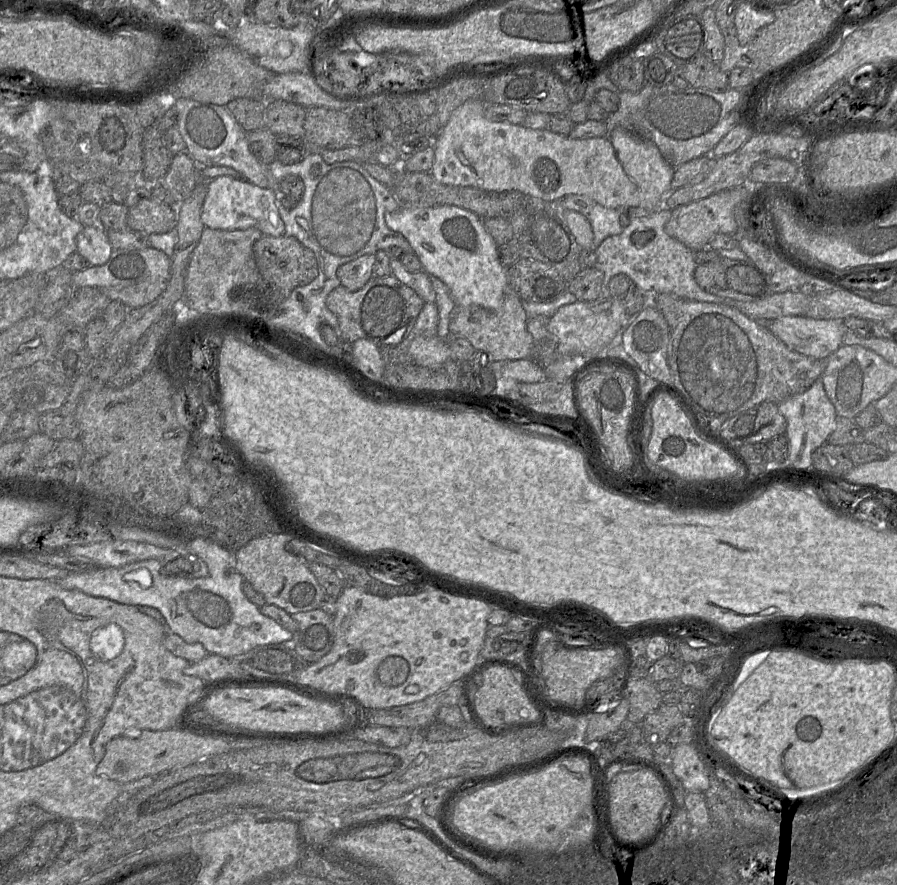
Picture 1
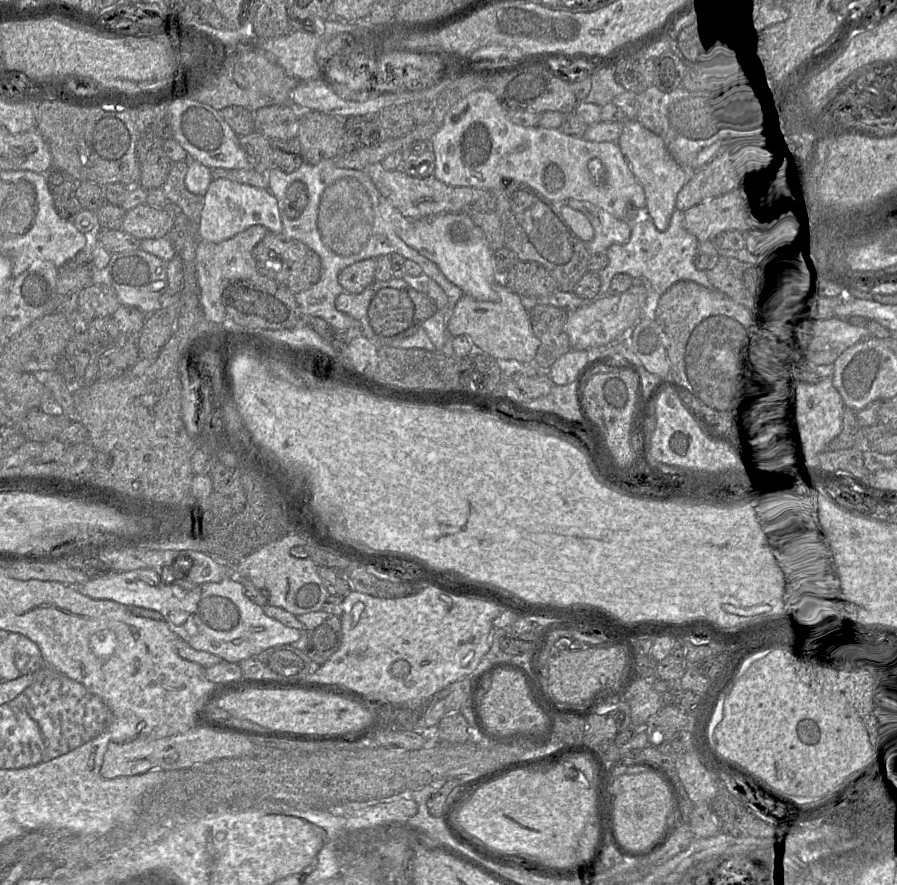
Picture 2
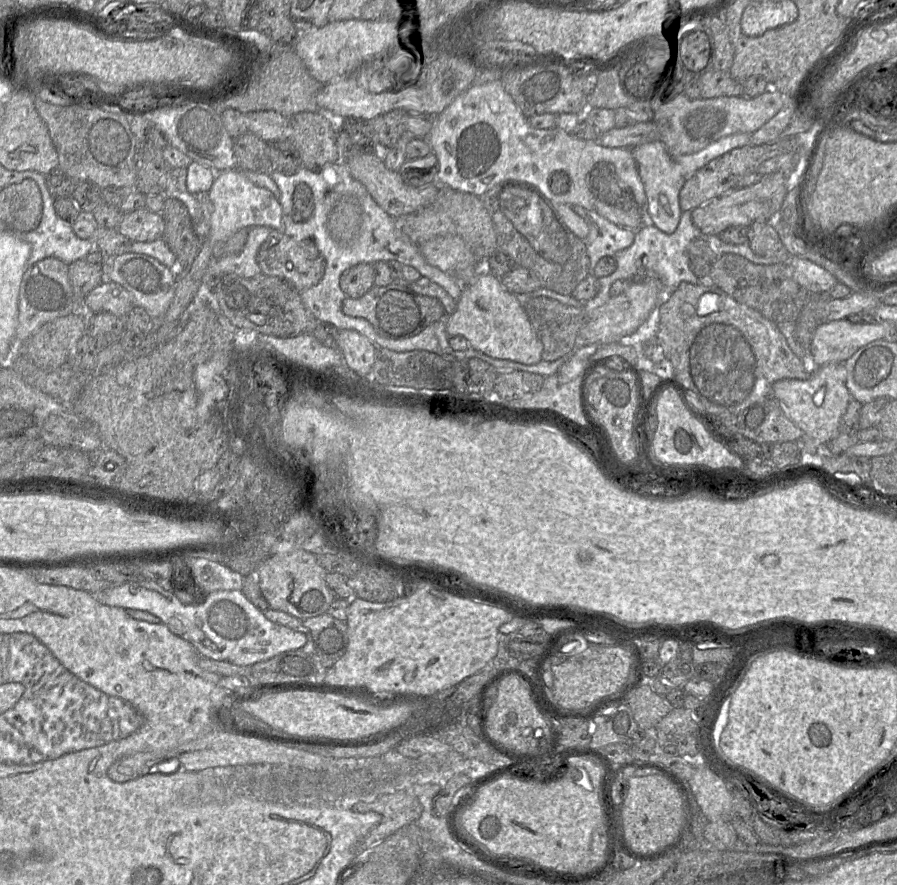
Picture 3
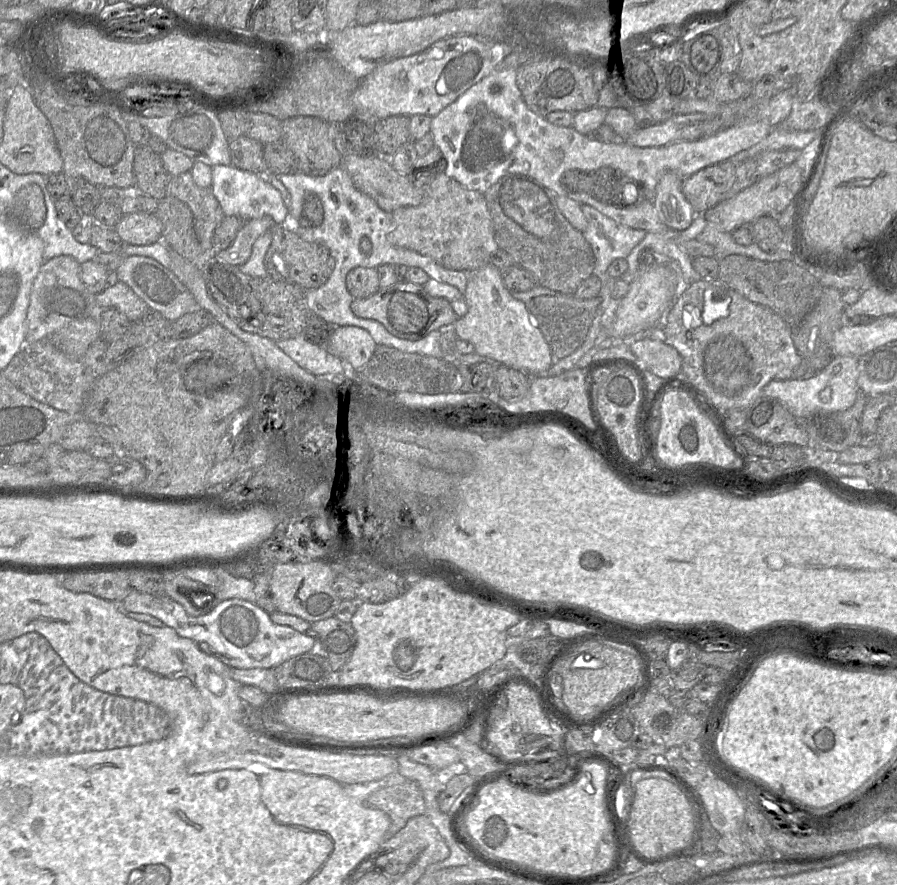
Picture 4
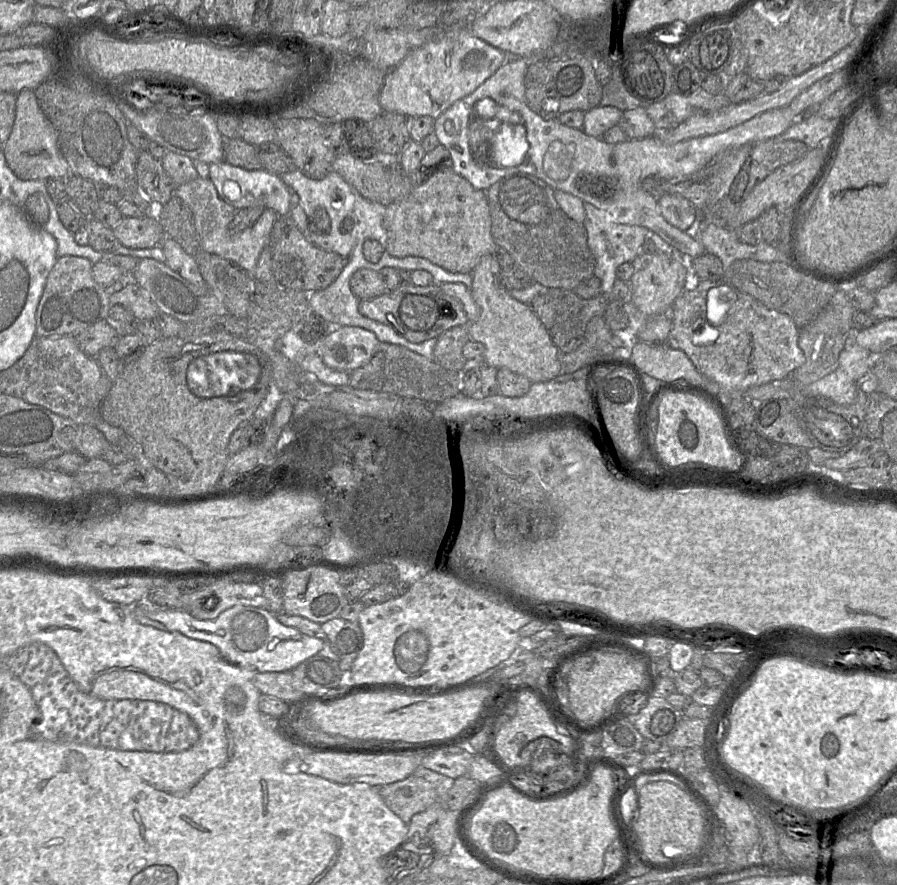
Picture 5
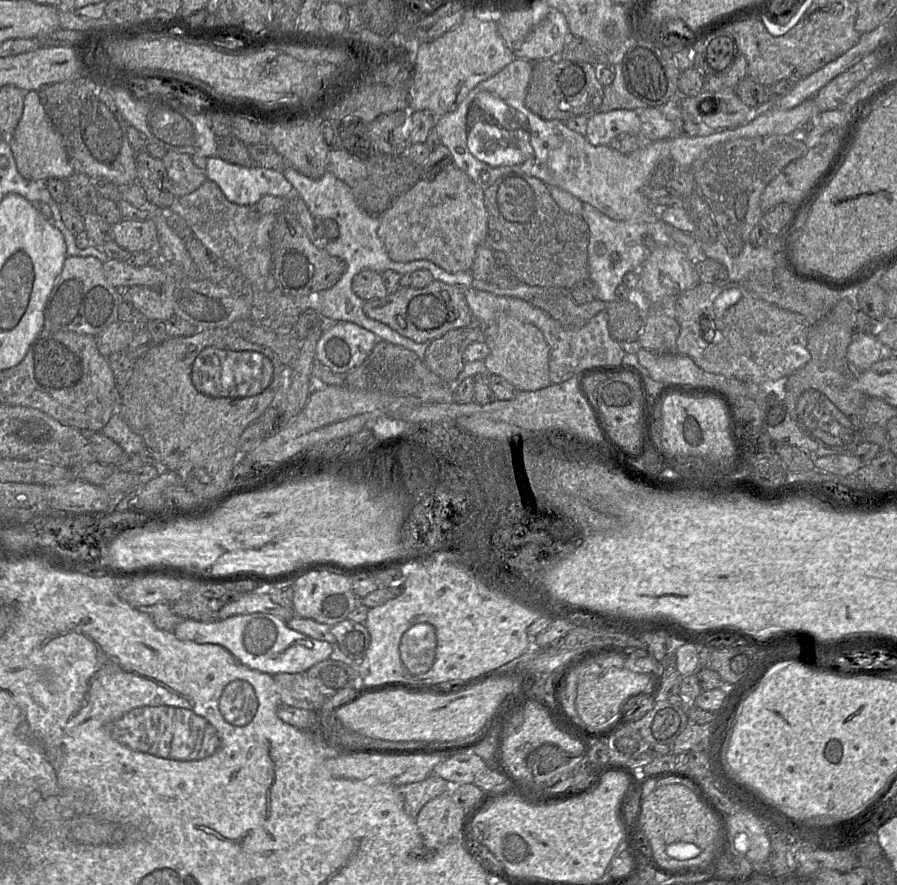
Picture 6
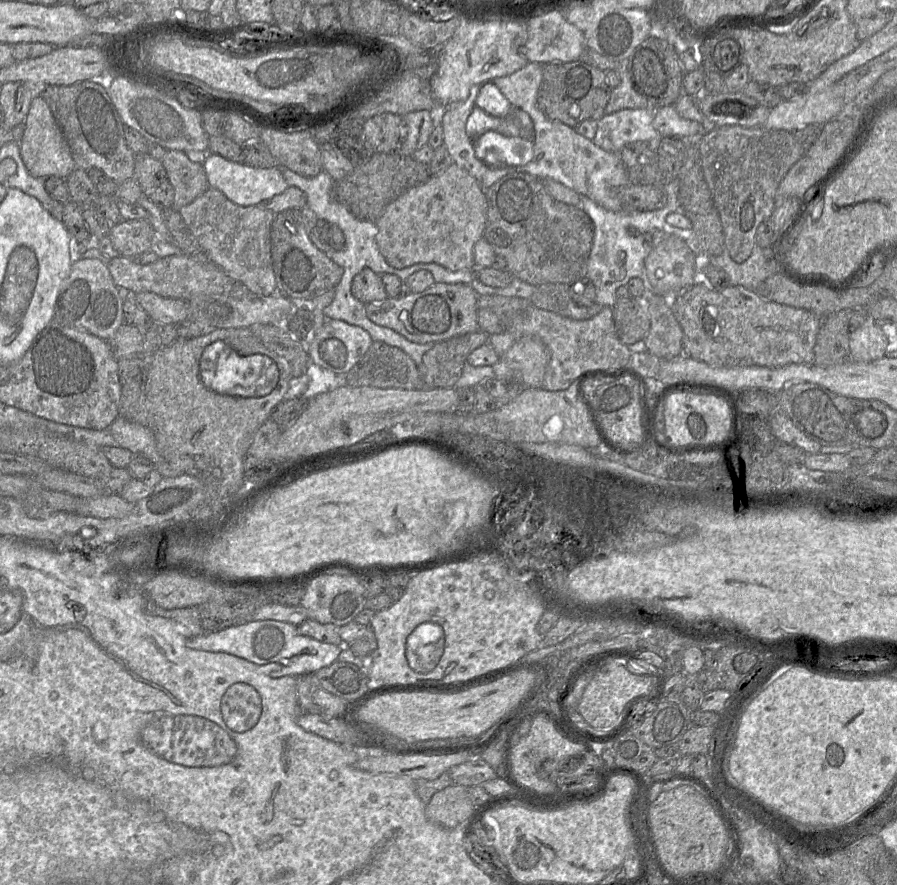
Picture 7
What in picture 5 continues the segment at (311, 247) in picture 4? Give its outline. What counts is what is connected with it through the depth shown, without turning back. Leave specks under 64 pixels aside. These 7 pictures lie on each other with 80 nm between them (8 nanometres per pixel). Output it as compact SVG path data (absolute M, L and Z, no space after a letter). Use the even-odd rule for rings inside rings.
M290 214L277 216L270 234L271 270L273 280L280 286L305 293L322 290L332 284L346 265L341 255L311 243L298 228Z

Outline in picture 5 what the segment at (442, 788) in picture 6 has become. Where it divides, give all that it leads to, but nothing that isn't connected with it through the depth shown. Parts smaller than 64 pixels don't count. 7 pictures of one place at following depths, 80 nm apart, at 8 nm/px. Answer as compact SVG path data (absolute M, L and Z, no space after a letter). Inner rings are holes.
M415 775L376 788L387 807L407 825L415 814L438 801L435 785Z

